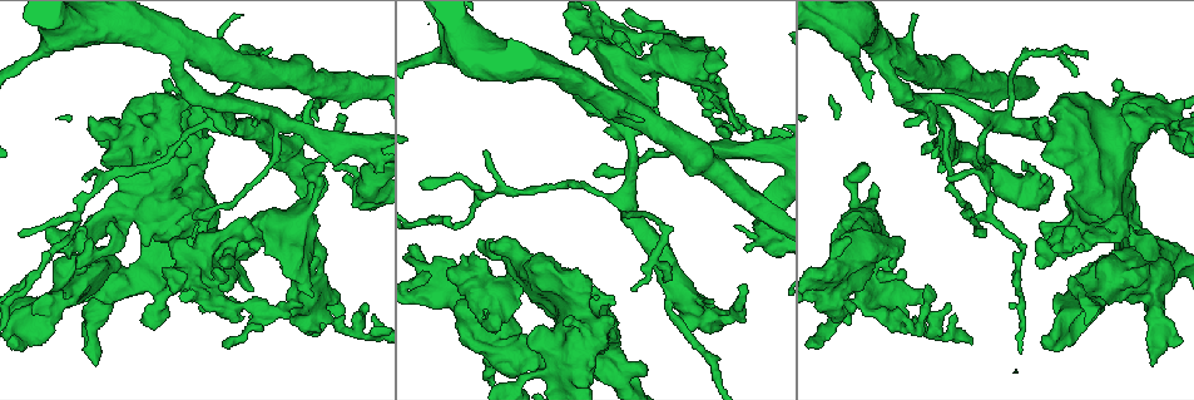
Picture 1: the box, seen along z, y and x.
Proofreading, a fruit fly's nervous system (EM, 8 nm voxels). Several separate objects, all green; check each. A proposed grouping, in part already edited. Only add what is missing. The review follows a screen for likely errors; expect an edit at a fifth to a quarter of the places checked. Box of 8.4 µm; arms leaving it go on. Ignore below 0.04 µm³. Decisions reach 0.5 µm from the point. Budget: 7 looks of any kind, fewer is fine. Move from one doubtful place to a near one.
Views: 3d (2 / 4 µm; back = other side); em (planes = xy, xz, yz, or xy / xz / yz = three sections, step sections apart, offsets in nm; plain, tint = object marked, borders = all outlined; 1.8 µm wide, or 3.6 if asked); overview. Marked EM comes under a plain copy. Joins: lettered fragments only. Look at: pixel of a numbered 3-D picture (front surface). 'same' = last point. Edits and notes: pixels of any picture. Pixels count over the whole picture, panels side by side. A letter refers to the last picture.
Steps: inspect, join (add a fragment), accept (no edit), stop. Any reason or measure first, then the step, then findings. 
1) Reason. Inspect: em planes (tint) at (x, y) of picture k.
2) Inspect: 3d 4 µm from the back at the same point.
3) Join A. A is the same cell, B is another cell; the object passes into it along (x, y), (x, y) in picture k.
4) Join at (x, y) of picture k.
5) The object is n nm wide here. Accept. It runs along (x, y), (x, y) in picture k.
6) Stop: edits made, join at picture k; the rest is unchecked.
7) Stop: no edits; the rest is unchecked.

An open end. Inspect: em 3.6 µm planes (borders) at (613, 296) of picture 1.

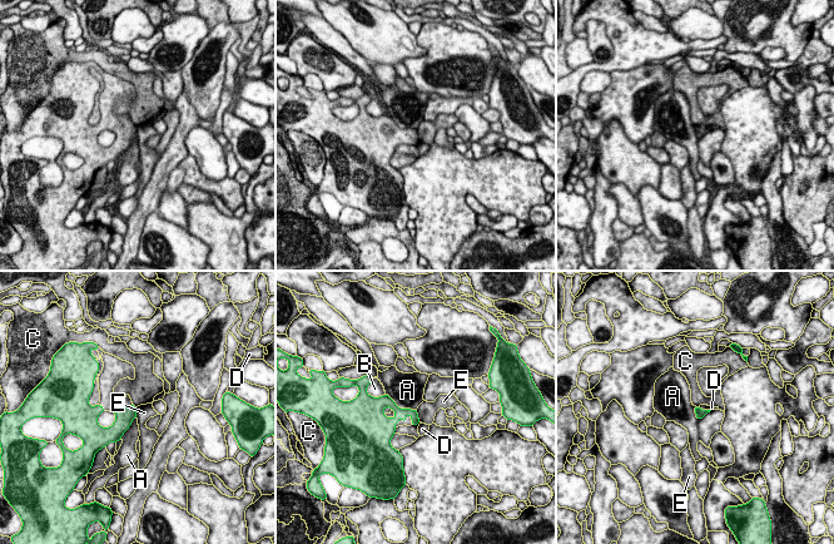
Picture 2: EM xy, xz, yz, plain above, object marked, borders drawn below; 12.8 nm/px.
Accept. A, B, C, D and E are other cells; a border runs along (416, 410), (420, 421) in picture 2; none of them fits.

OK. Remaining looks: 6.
Sharp bend. Inspect: 3d 2 µm from the back at (993, 122) of picture 1.

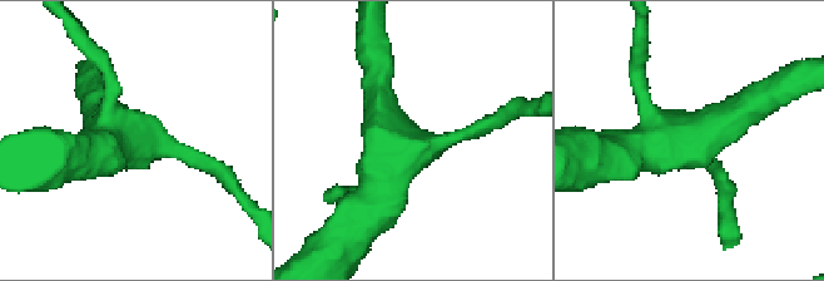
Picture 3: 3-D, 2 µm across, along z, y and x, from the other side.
4 arms meet here. Inspect: em planes (borders) at (687, 133) of picture 3.

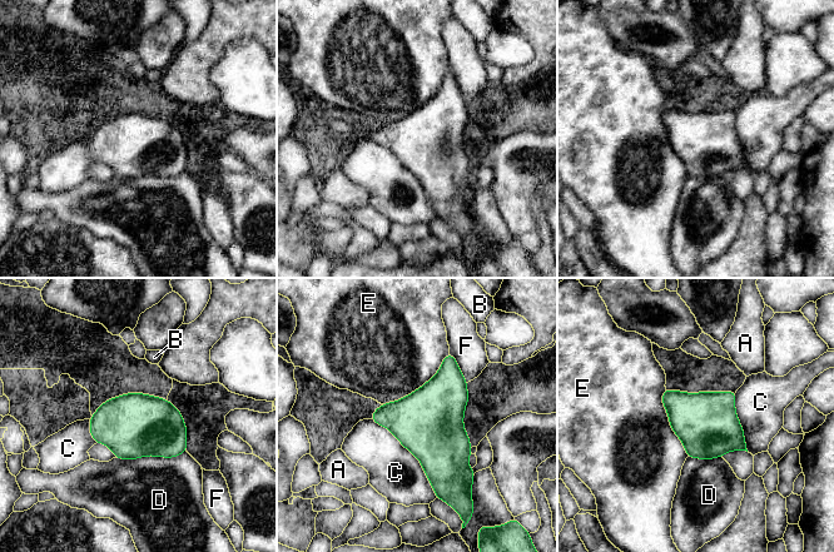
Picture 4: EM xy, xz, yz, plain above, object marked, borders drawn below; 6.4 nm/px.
Accept. A, B, C, D, E and F are other cells; no lettered fragment goes on from it.

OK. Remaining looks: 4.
Branch stops here. Inspect: 3d 4 µm at (630, 288) of picture 1.

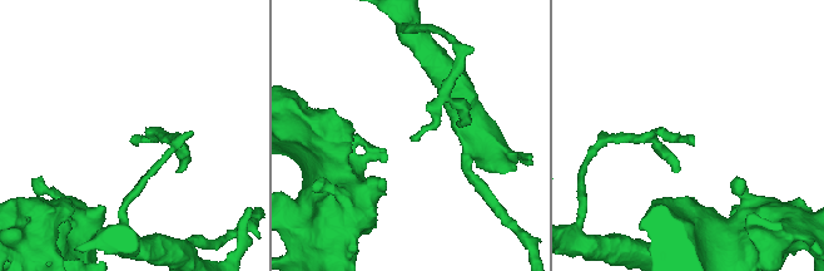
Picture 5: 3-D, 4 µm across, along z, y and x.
Inspect: em 3.6 µm planes (borders) at (414, 141) of picture 5.

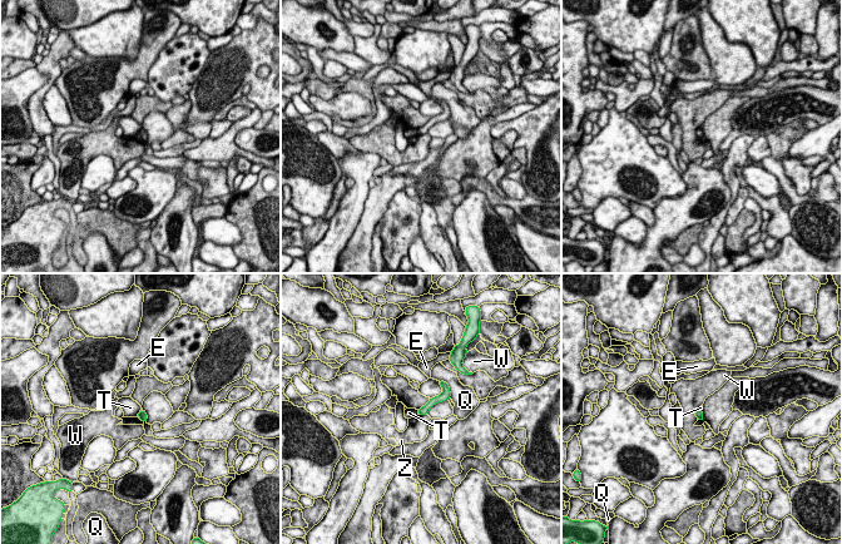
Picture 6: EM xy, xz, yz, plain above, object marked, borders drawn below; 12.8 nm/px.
The object is 100 nm wide here. Accept. E, Q, T, W and Z are other cells; a border runs along (701, 410), (703, 421) in picture 6; none of them fits.

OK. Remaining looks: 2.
Stop: no edits; the rest is unchecked.

